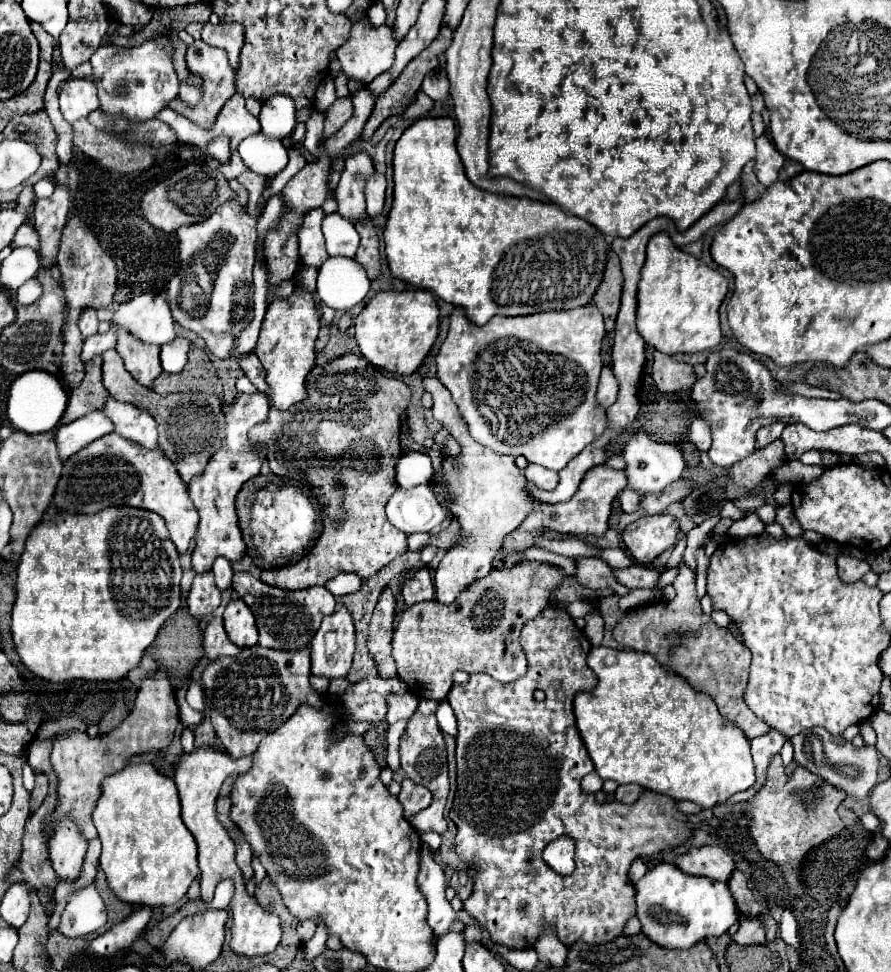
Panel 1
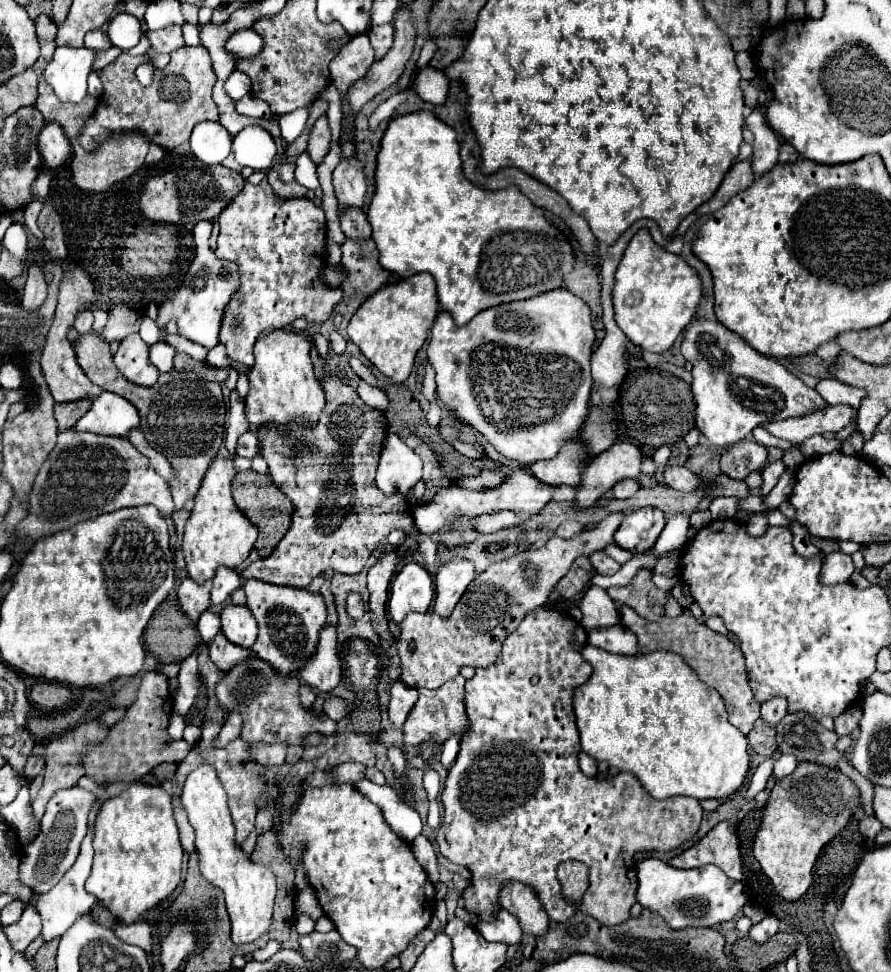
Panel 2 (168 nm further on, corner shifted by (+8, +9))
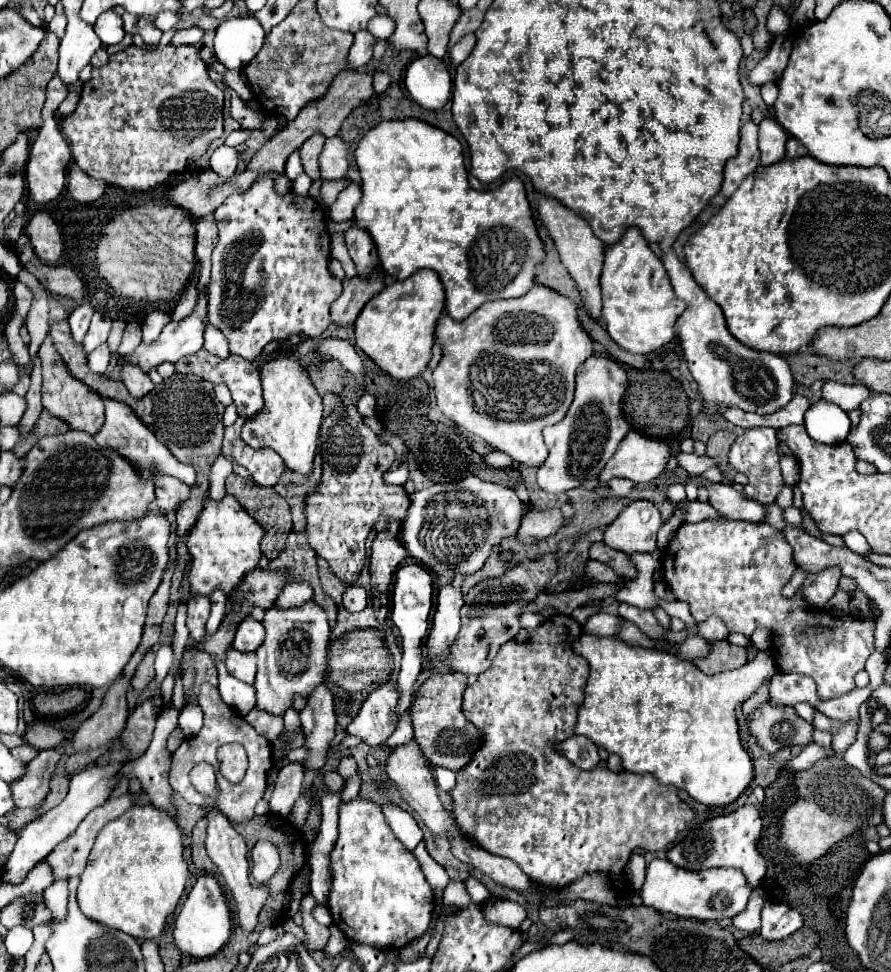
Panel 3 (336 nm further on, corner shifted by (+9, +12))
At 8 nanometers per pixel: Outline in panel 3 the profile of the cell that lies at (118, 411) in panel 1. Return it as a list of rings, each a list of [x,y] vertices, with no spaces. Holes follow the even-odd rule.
[[[166,474],[156,476],[156,504],[160,506],[160,510],[176,510],[176,506],[188,498],[188,492],[190,488],[182,480]]]

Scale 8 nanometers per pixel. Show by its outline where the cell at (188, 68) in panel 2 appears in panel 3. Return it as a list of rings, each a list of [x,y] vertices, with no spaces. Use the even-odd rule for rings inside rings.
[[[130,44],[126,50],[112,54],[110,62],[106,66],[92,70],[92,78],[82,88],[82,98],[80,98],[80,104],[78,104],[76,112],[62,120],[62,134],[70,142],[74,162],[86,174],[90,174],[94,178],[100,178],[100,180],[106,180],[108,184],[122,186],[126,190],[148,190],[148,188],[154,188],[156,184],[164,184],[172,172],[184,172],[186,168],[190,168],[206,152],[208,144],[214,142],[222,134],[222,110],[224,110],[224,90],[218,88],[212,82],[212,78],[208,74],[208,66],[200,58],[200,54],[196,52],[194,46],[166,44],[166,46],[156,46],[154,50],[146,50],[146,48],[138,48],[138,46]]]

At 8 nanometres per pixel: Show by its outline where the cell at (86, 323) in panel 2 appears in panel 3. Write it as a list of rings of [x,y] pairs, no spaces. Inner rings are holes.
[[[82,302],[68,318],[68,324],[72,328],[72,336],[76,342],[82,342],[84,340],[84,334],[88,330],[88,324],[90,324],[90,318],[94,314],[94,308],[88,304],[88,302]]]

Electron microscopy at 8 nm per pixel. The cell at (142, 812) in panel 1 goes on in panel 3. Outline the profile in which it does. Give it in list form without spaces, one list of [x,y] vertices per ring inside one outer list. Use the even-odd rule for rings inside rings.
[[[152,804],[146,806],[132,806],[124,812],[124,816],[112,820],[100,834],[96,836],[94,848],[88,856],[88,864],[80,876],[80,886],[78,886],[78,904],[86,912],[88,918],[110,926],[118,928],[136,940],[146,940],[146,938],[156,938],[164,924],[166,918],[174,912],[186,880],[188,880],[188,866],[182,858],[184,846],[182,846],[182,834],[176,824],[176,820],[164,812],[162,808],[156,808]]]

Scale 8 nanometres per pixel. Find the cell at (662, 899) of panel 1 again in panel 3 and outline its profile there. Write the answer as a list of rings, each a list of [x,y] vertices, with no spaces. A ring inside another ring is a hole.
[[[654,858],[646,868],[646,880],[640,888],[640,896],[644,898],[644,906],[652,906],[660,912],[670,912],[680,918],[696,918],[696,920],[722,920],[734,918],[746,908],[752,886],[744,880],[740,870],[726,868],[708,868],[708,870],[682,870],[668,860]]]

